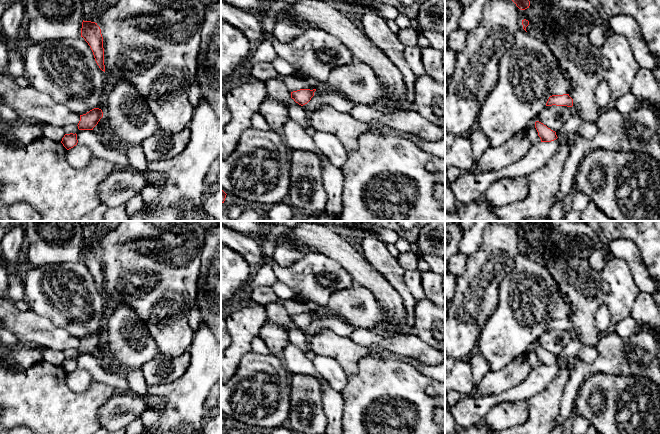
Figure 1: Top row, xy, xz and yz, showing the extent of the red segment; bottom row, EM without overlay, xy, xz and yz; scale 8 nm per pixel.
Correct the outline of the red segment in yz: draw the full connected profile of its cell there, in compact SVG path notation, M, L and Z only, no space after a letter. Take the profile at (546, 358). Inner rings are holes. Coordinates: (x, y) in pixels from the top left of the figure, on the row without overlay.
M539 345L535 346L535 352L538 356L541 366L551 366L558 362L555 355L551 354Z

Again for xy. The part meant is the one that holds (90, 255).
M83 244L81 261L83 261L90 270L99 292L105 296L103 261L100 251L95 246Z

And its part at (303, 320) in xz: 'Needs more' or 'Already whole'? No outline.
Already whole

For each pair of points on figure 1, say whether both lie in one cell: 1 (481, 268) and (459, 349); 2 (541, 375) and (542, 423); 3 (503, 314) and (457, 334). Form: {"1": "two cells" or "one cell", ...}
{"1": "one cell", "2": "two cells", "3": "two cells"}

